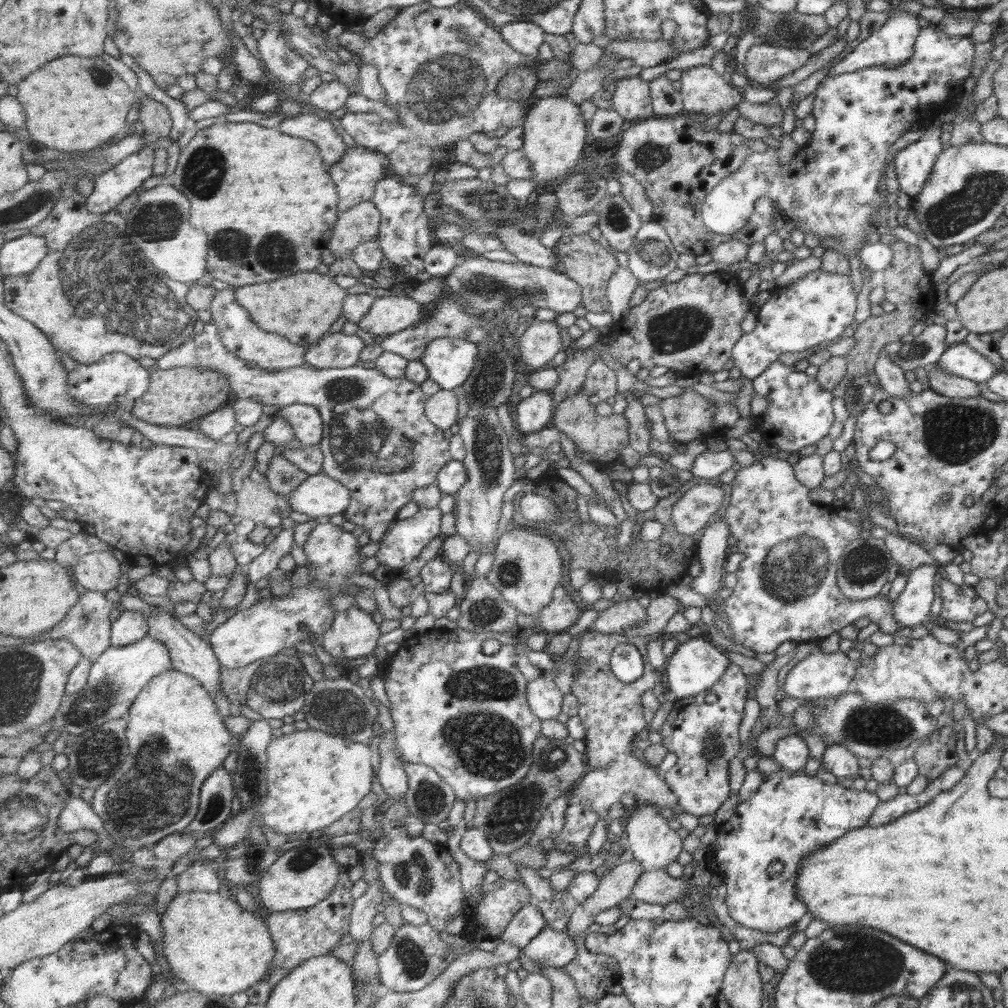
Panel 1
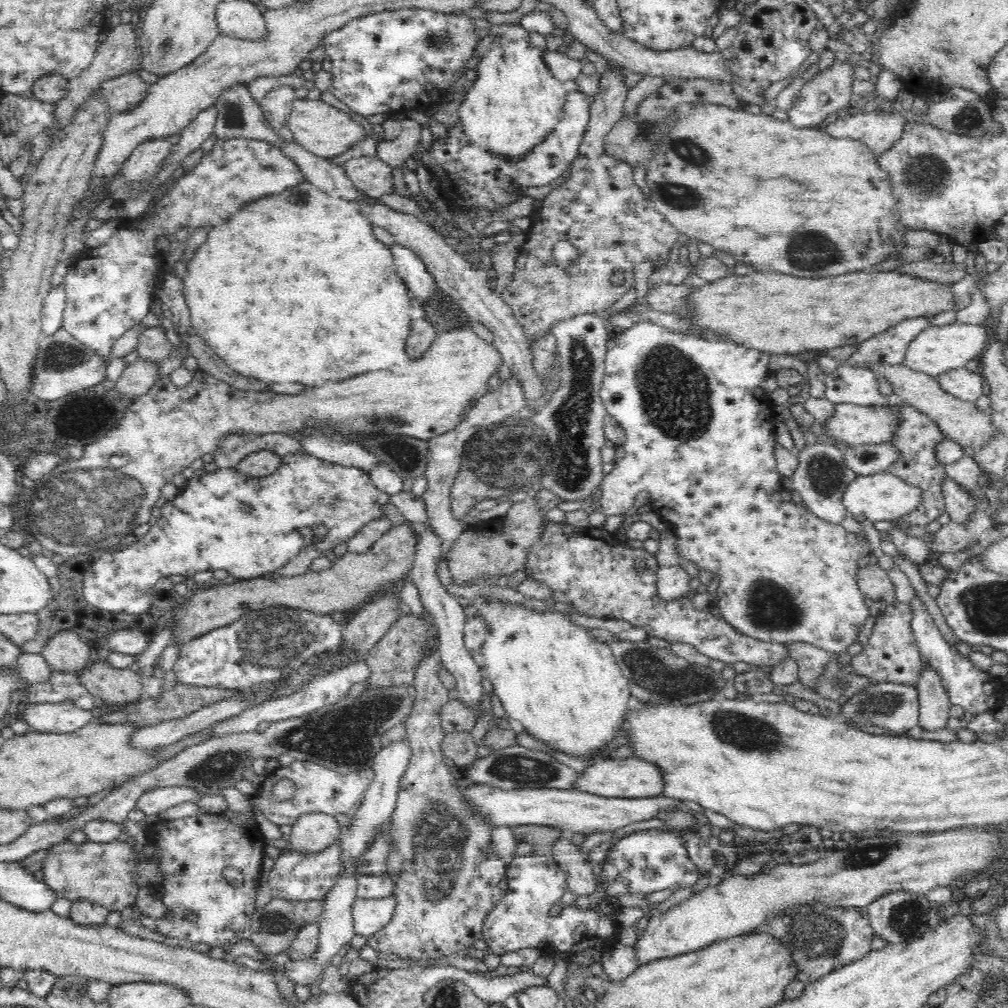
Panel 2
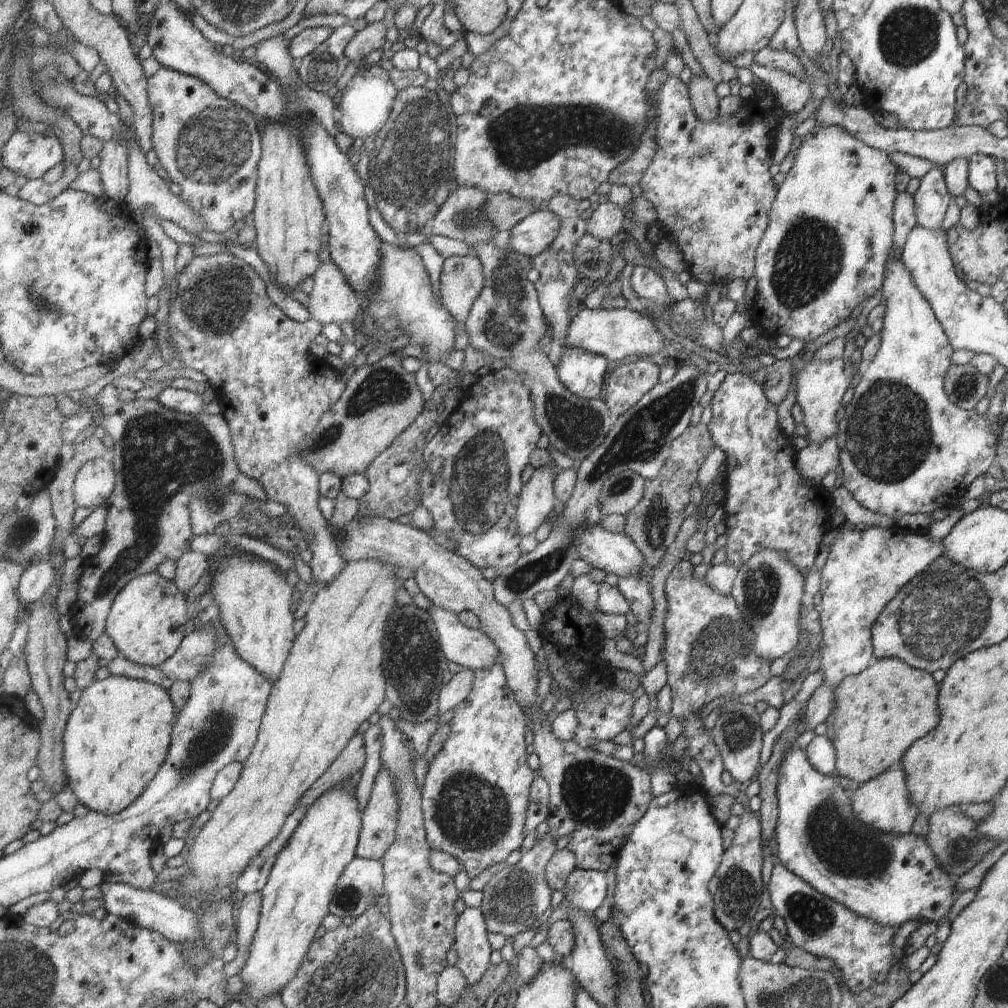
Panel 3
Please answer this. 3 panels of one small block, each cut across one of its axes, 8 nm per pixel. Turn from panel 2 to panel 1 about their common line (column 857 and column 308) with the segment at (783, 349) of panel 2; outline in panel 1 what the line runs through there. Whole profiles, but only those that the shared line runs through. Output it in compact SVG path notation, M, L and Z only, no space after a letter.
M315 271L293 274L285 280L265 282L235 288L237 301L249 310L251 318L261 328L285 335L291 342L309 347L327 335L329 328L344 314L344 302L350 296L345 288L333 281L330 273Z

